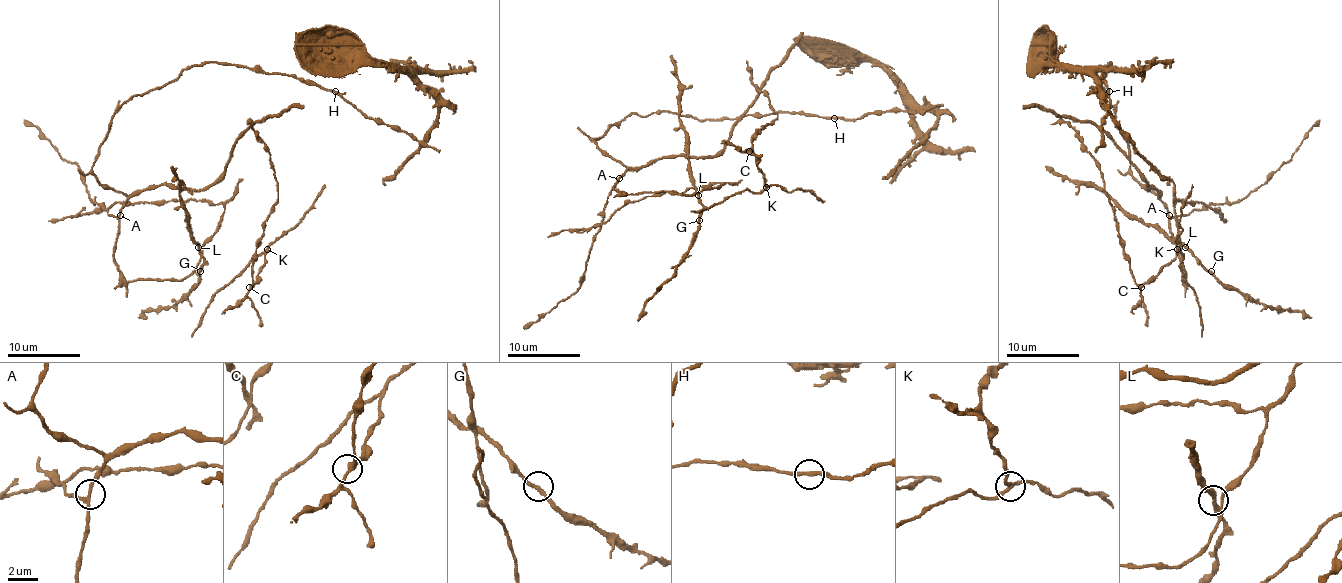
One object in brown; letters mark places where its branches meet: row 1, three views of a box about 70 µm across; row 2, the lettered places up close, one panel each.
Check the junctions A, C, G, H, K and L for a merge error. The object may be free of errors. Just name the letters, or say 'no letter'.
K

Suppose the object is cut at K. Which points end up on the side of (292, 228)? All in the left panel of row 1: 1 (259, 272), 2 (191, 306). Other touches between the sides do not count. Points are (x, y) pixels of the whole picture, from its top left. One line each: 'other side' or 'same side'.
1: other side
2: other side

